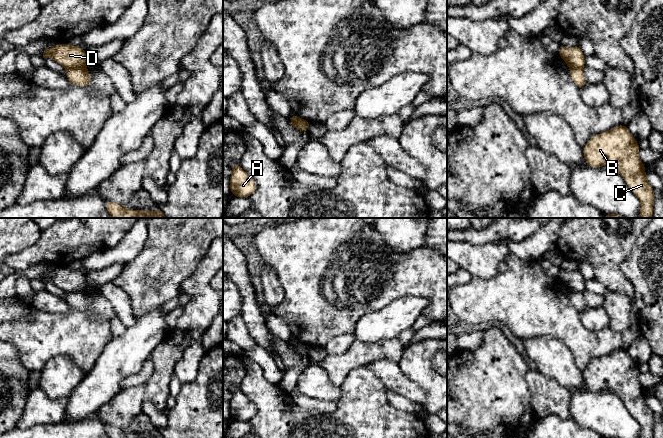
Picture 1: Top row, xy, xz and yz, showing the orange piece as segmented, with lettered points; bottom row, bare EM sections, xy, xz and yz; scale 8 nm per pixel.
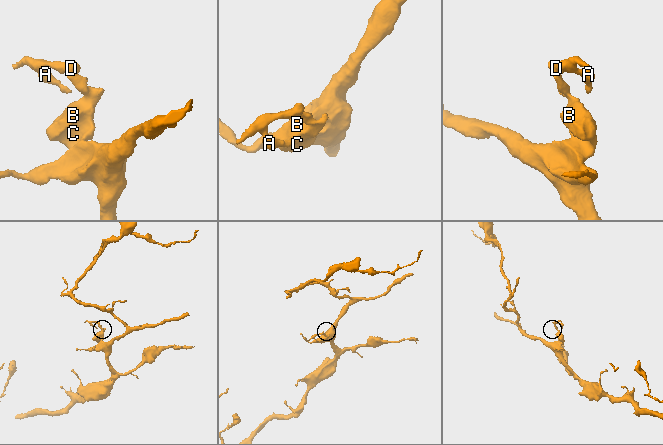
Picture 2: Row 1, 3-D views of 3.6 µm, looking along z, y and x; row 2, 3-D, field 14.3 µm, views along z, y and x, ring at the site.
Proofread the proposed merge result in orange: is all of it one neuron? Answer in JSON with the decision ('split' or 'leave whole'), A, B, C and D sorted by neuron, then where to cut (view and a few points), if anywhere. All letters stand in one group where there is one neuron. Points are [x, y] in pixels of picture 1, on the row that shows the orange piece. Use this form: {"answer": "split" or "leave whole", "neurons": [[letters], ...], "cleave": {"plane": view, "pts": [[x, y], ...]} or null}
{"answer": "split", "neurons": [["A", "D"], ["B", "C"]], "cleave": {"plane": "xy", "pts": [[84, 66], [68, 69]]}}

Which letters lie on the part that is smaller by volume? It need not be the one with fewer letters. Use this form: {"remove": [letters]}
{"remove": ["A", "D"]}

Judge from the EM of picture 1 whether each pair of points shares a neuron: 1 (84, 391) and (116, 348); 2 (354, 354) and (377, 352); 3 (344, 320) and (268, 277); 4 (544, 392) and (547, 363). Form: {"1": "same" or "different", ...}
{"1": "same", "2": "same", "3": "different", "4": "different"}

